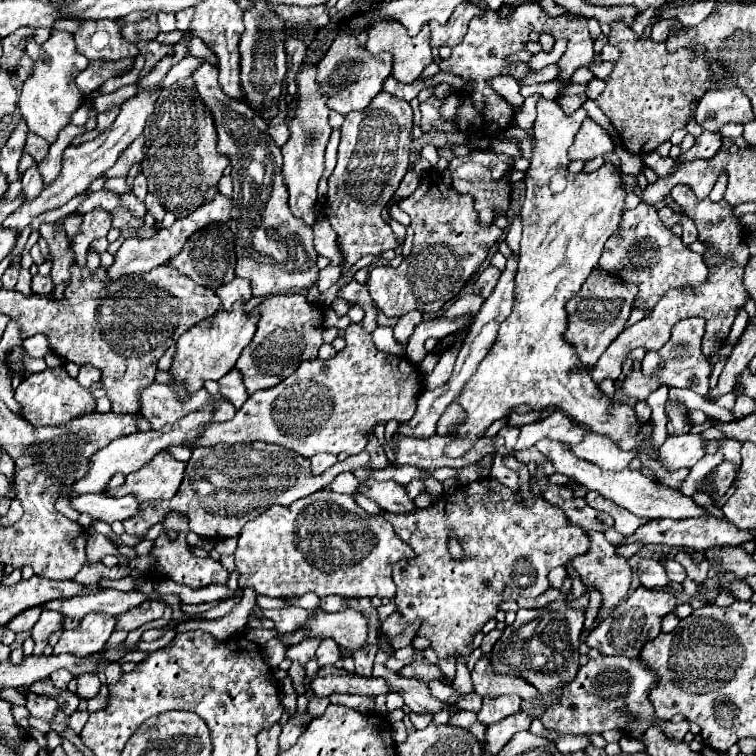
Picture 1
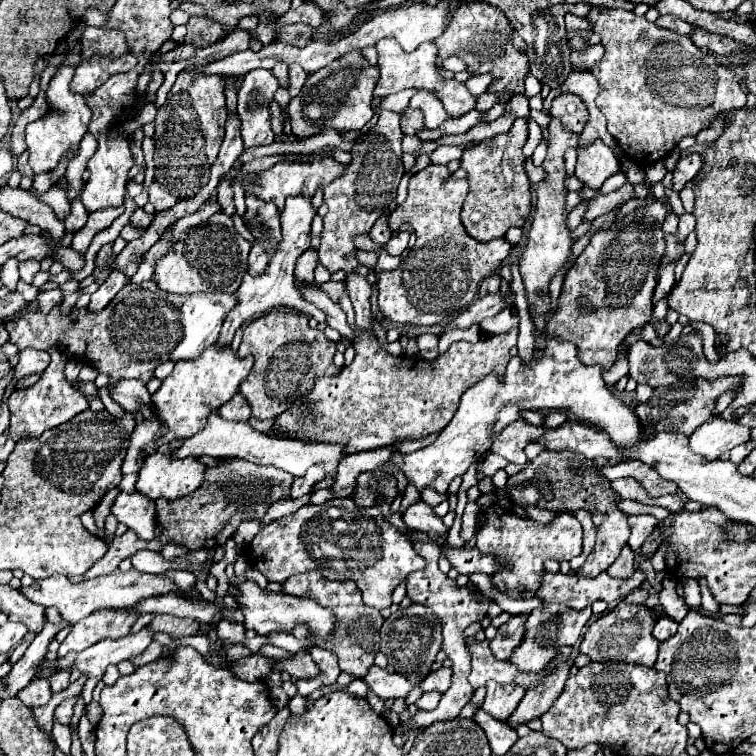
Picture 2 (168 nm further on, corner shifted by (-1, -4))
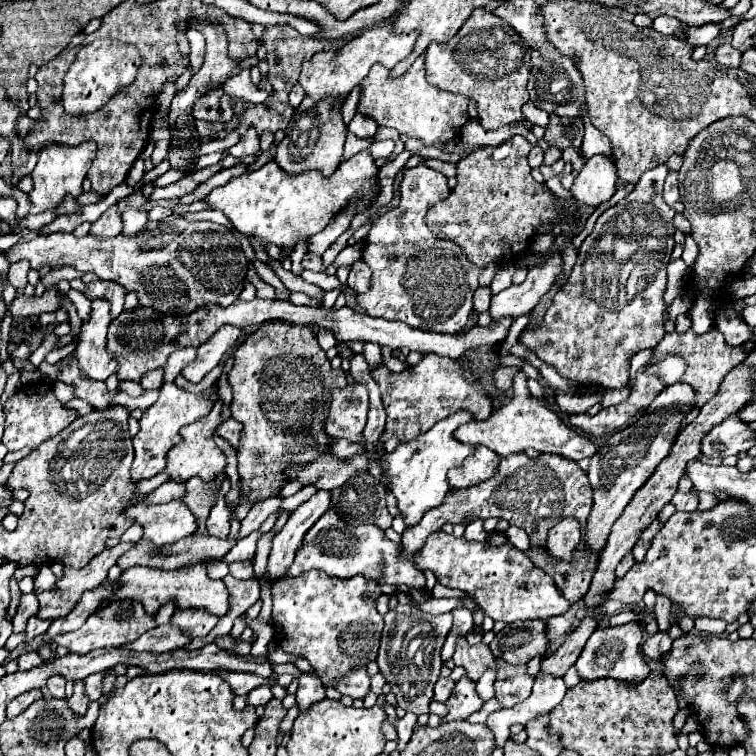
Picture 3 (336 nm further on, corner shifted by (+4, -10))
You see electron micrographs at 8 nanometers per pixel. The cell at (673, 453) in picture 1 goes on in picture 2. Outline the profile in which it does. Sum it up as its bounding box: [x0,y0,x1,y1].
[689,418,749,460]

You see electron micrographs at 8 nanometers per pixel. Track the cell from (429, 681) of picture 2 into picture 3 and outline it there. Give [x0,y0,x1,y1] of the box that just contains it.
[434,678,456,702]

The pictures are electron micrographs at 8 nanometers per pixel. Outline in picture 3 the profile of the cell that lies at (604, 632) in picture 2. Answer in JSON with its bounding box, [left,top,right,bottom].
[574,622,650,684]

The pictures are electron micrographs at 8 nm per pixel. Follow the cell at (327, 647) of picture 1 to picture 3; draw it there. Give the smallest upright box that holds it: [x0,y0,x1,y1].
[296,674,326,714]

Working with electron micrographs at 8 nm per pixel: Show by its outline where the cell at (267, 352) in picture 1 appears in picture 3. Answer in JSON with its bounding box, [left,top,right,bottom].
[228,322,346,502]

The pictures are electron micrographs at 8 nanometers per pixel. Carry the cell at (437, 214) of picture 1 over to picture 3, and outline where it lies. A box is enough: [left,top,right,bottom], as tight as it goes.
[356,164,498,334]

